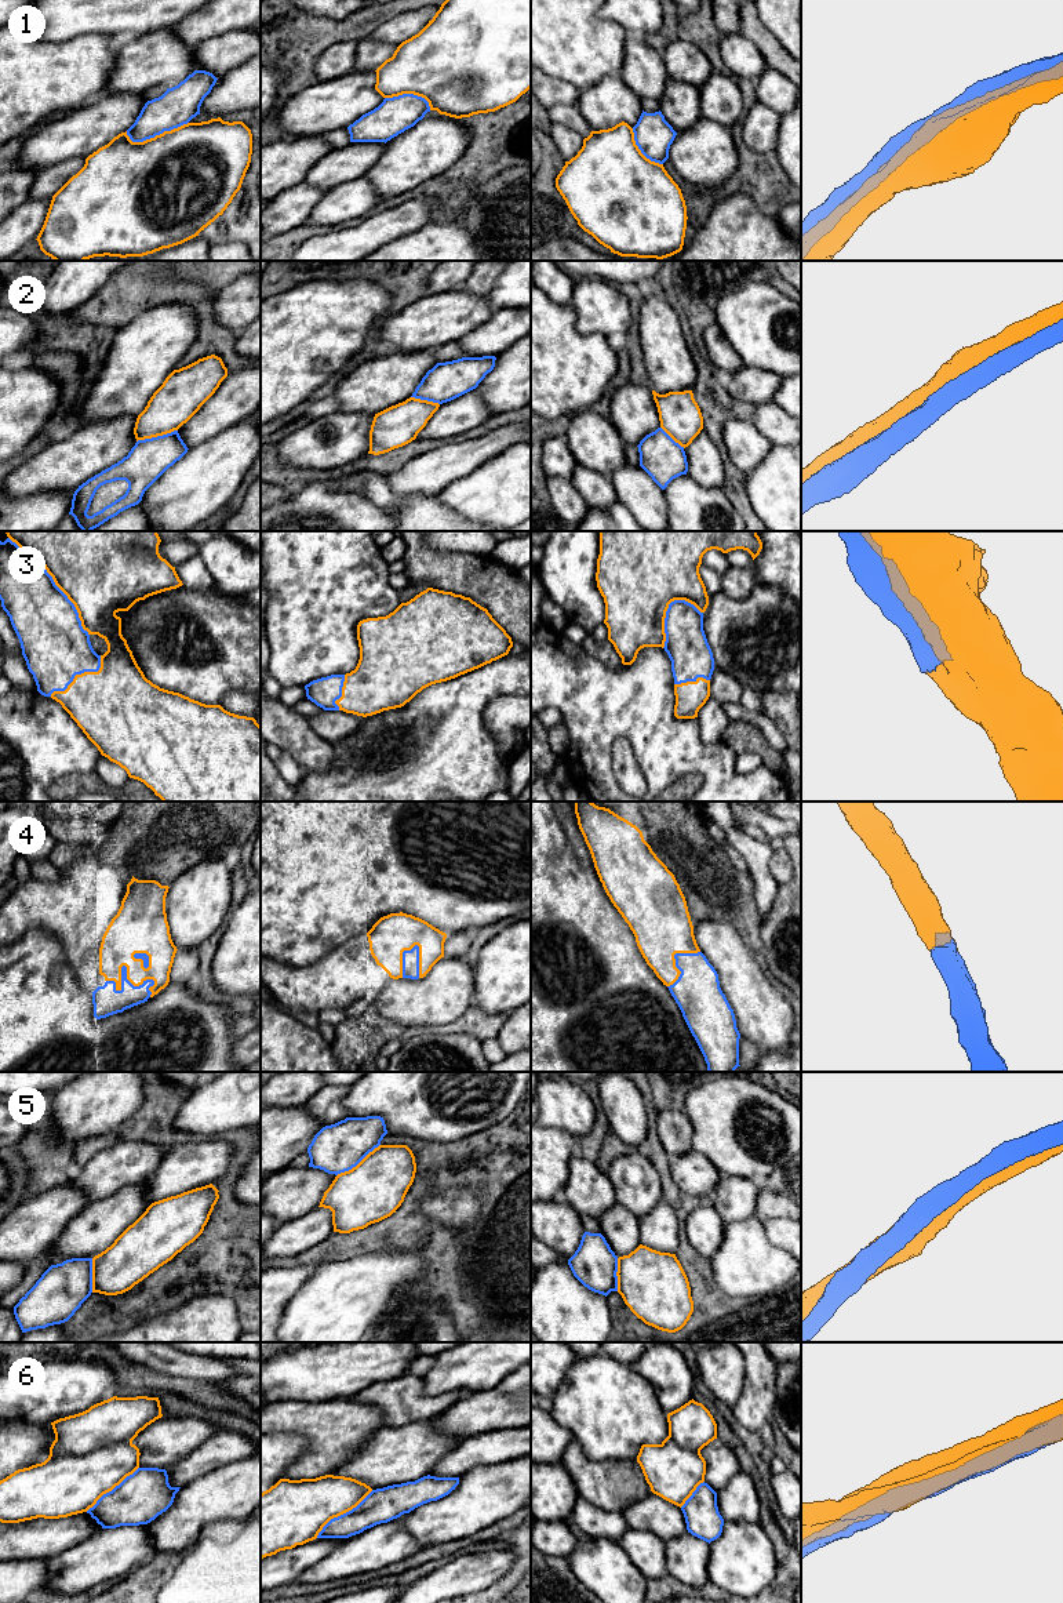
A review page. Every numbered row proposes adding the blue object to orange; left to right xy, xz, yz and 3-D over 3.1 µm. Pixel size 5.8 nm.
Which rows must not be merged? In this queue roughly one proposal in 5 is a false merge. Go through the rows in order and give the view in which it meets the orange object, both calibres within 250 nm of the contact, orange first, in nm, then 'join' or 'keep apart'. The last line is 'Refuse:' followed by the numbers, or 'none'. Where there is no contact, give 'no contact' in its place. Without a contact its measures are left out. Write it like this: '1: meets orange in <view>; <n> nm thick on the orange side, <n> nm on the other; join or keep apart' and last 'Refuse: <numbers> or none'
1: meets orange in xy; 500 nm thick on the orange side, 220 nm on the other; join
2: meets orange in xy; 260 nm thick on the orange side, 240 nm on the other; join
3: meets orange in xy; 500 nm thick on the orange side, 380 nm on the other; join
4: meets orange in xy; 260 nm thick on the orange side, 170 nm on the other; join
5: meets orange in xz; 360 nm thick on the orange side, 280 nm on the other; keep apart
6: meets orange in xz; 340 nm thick on the orange side, 200 nm on the other; keep apart
Refuse: 5, 6

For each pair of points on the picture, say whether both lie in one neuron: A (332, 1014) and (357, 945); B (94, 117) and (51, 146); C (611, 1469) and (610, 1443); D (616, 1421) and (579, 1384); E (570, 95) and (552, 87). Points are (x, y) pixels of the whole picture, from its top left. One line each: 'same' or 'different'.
A: different
B: same
C: different
D: same
E: same

